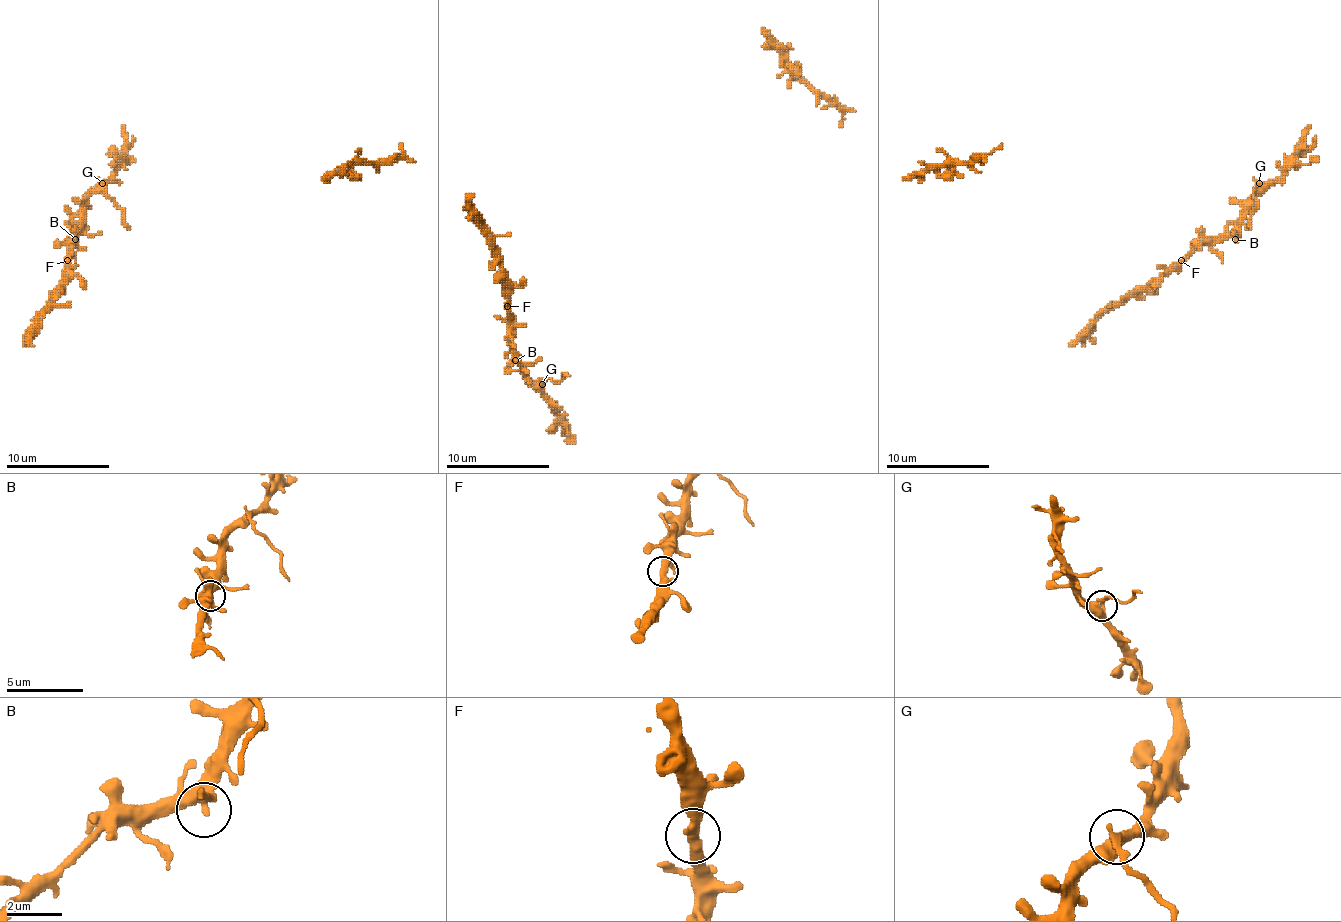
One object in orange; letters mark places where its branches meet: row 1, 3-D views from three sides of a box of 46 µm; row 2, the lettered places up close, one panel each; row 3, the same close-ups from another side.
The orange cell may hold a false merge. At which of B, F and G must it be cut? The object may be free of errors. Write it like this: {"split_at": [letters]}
{"split_at": ["G"]}

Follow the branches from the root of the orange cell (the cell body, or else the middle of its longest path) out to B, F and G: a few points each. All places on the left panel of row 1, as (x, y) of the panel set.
B: (70, 304), (54, 304), (54, 299), (60, 291), (62, 273), (67, 268), (67, 245), (73, 237), (75, 239)
F: (70, 304), (54, 304), (67, 260)
G: (70, 304), (54, 304), (62, 273), (67, 268), (67, 242), (78, 229), (80, 206), (101, 182)

